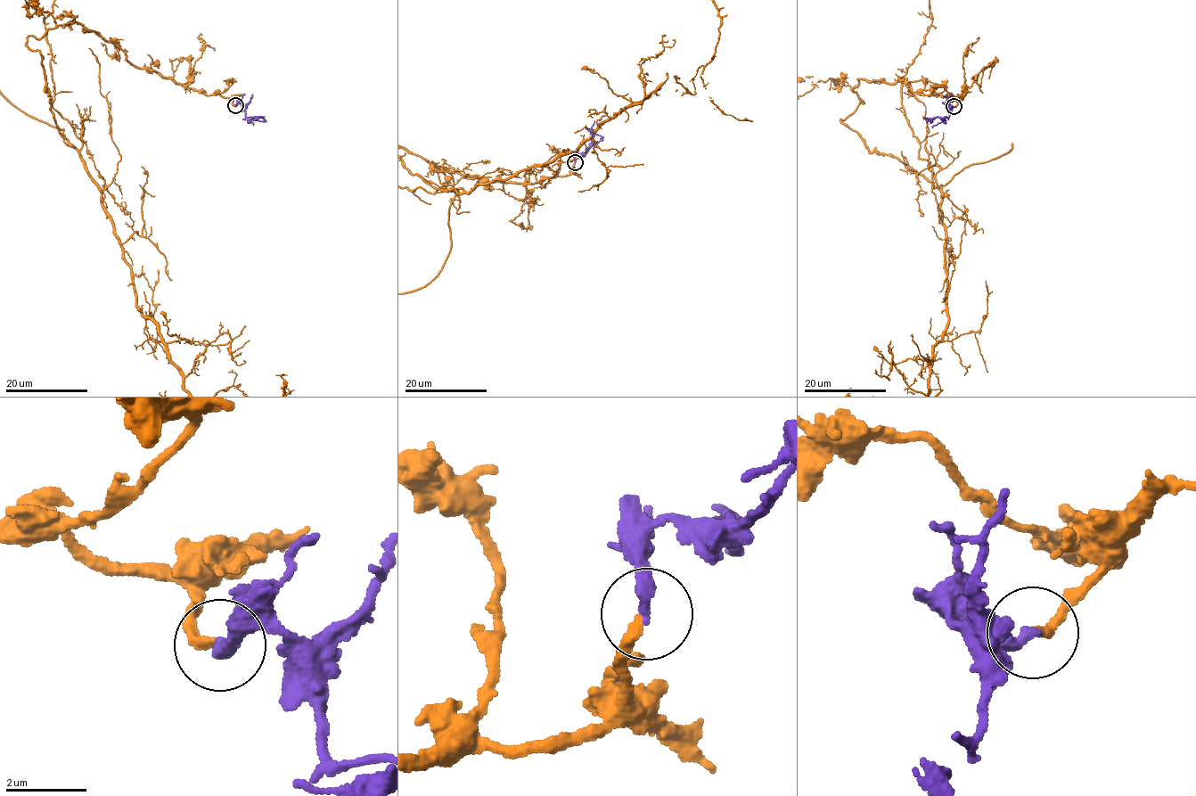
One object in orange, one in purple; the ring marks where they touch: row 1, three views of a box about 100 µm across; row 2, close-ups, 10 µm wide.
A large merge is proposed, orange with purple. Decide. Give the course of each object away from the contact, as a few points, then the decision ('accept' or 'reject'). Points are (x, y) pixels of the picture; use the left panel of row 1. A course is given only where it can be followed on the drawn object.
orange via (235, 105), (131, 65), (69, 22), (26, 43), (69, 145) | purple via (235, 105), (240, 103), (247, 116), (262, 120), (264, 118), (258, 117), (263, 116) | accept

